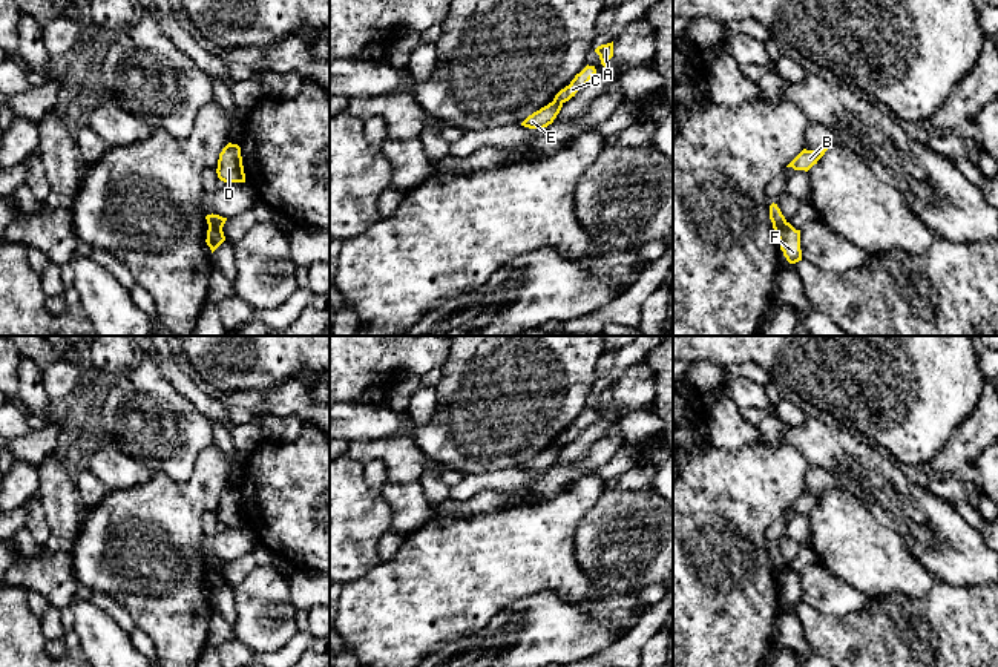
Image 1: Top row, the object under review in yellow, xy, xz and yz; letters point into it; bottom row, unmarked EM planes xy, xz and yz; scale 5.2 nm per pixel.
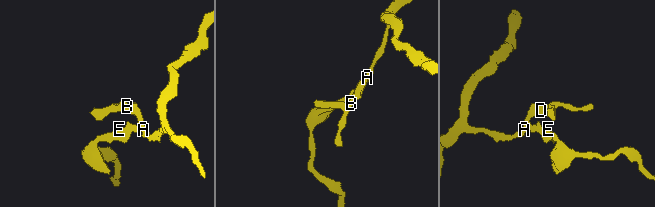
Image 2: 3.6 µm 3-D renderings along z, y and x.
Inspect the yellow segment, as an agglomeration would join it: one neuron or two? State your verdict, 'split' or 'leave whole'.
split

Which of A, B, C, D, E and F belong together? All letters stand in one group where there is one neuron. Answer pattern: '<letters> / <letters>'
A B C D / E F

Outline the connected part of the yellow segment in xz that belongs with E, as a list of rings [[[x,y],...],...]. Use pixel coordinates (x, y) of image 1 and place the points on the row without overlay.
[[[553,443],[547,449],[541,451],[540,454],[533,455],[532,458],[529,458],[521,466],[521,469],[529,471],[529,472],[544,472],[553,466],[553,463],[560,457],[561,451],[563,451],[563,446]]]

